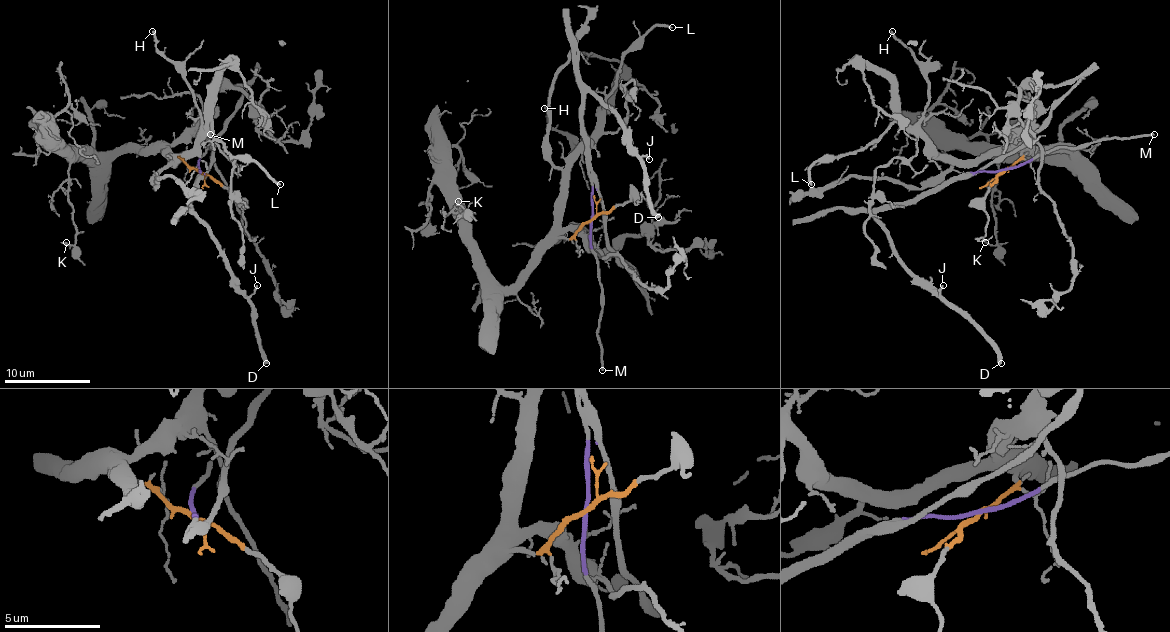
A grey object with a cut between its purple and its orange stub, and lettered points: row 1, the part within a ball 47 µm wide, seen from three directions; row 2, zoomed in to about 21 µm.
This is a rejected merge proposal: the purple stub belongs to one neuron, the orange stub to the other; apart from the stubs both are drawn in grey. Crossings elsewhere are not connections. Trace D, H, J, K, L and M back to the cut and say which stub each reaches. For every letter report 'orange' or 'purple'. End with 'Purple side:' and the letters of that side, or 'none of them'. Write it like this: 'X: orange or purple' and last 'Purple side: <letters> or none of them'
D: purple
H: orange
J: purple
K: orange
L: orange
M: purple
Purple side: D, J, M

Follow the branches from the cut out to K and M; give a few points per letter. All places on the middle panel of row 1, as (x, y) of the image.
K: (591, 219), (568, 239), (553, 241), (514, 284), (503, 286), (490, 273), (462, 206), (469, 213), (458, 200)
M: (591, 219), (591, 247), (600, 273), (602, 301), (598, 318), (602, 370)

